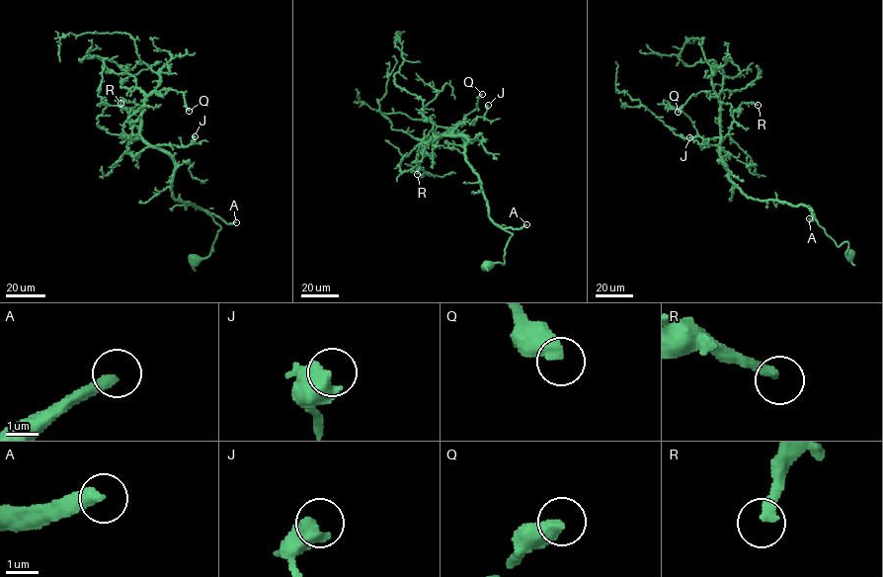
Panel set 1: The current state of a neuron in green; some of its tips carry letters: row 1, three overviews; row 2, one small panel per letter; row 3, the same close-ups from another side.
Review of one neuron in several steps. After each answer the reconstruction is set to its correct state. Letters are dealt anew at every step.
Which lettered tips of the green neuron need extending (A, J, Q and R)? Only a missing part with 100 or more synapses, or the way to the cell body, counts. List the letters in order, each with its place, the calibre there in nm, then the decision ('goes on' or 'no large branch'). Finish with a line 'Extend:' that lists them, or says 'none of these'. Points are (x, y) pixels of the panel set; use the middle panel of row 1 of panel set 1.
A: place (526, 224); calibre 400 nm; goes on
J: place (488, 105); calibre 650 nm; no large branch
Q: place (482, 94); calibre 550 nm; no large branch
R: place (417, 174); calibre 320 nm; no large branch
Extend: A

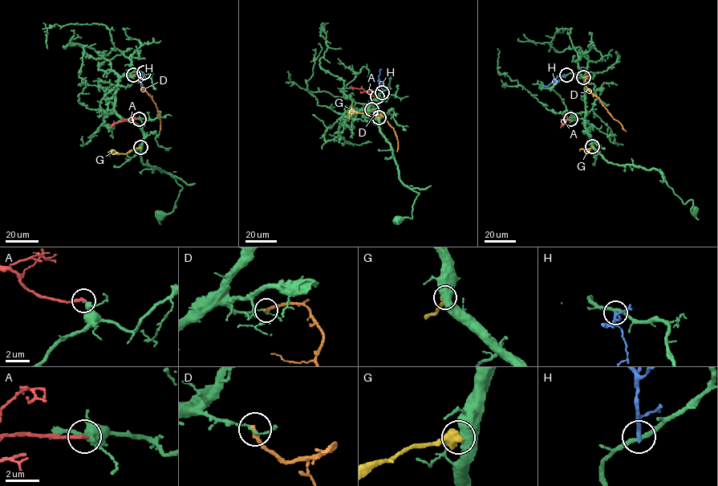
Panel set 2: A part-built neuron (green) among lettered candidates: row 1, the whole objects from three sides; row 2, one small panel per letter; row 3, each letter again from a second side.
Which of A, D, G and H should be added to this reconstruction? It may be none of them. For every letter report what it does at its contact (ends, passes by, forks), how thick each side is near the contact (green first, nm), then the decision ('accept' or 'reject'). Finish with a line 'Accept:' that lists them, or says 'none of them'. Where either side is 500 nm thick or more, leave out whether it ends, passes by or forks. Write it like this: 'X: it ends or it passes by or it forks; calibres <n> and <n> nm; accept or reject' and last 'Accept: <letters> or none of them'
A: it ends; calibres 320 and 260 nm; accept
D: it ends; calibres 100 and 280 nm; reject
G: calibres 550 and 650 nm; reject
H: it ends; calibres 280 and 240 nm; reject
Accept: A

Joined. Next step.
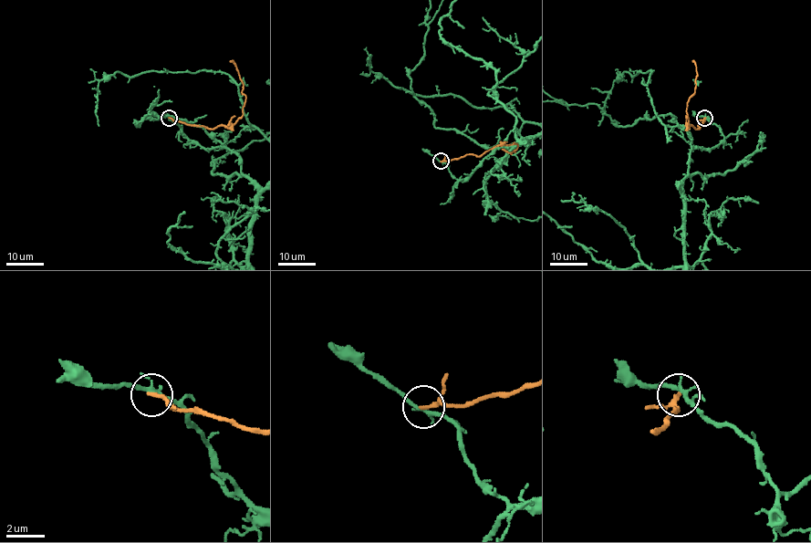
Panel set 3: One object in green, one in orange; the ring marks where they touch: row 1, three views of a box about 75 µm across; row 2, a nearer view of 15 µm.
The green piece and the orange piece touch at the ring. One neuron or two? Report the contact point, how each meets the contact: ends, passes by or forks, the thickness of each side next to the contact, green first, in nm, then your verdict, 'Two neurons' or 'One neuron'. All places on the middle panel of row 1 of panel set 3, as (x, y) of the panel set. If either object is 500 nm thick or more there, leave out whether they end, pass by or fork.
Place: (441, 161). At the ring green passes by. At the ring orange ends. Thickness 220 nm (green) against 200 nm. Two neurons

